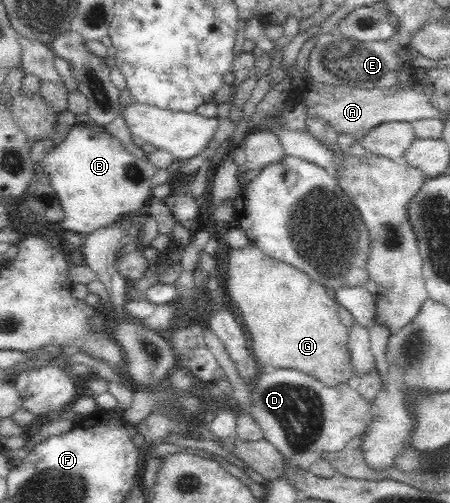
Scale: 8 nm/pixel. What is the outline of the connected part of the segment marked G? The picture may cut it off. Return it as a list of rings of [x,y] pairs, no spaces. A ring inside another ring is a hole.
[[[252,242],[244,248],[234,248],[228,252],[226,293],[230,296],[232,310],[244,320],[252,337],[252,354],[260,366],[270,368],[290,368],[318,378],[326,386],[338,386],[355,376],[352,355],[348,350],[349,329],[338,317],[339,304],[330,290],[316,283],[304,271],[288,263],[266,256]]]

